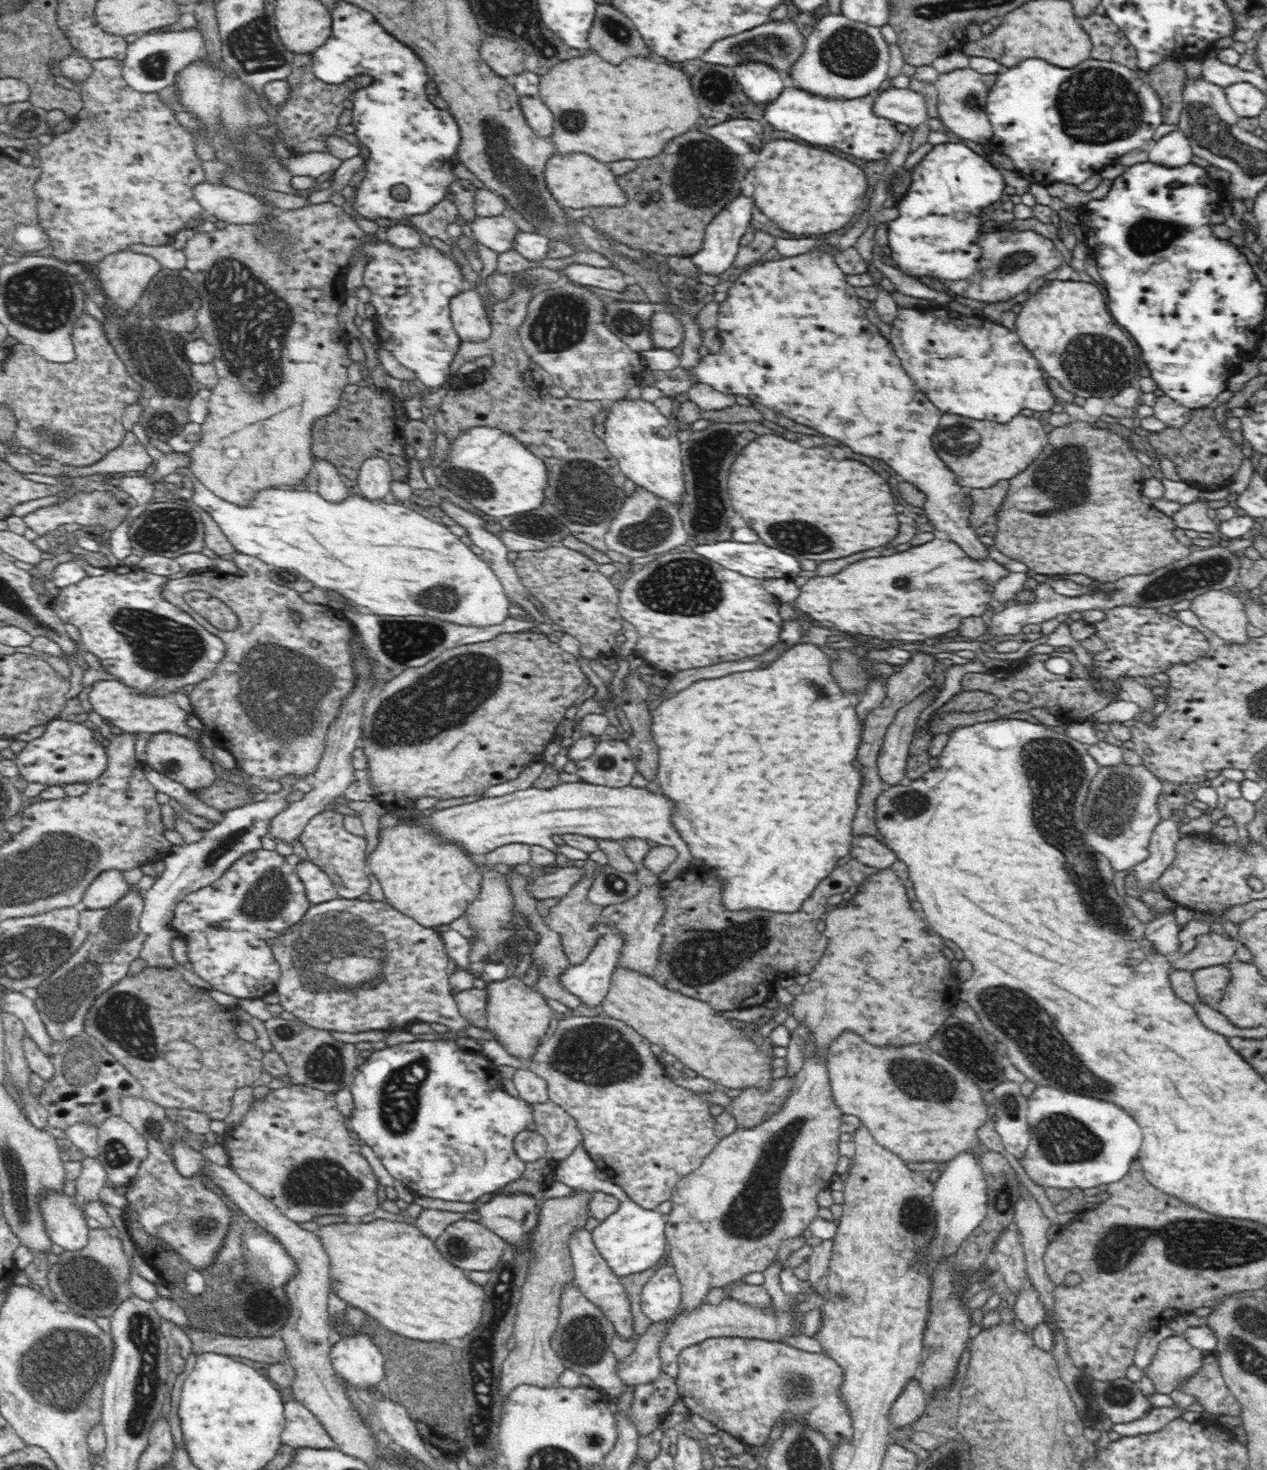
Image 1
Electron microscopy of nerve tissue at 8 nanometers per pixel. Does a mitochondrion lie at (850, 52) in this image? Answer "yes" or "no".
yes

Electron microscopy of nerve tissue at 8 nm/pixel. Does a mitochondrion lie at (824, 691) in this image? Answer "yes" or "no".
yes

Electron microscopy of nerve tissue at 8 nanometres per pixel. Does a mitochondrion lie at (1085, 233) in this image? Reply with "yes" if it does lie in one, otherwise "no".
no

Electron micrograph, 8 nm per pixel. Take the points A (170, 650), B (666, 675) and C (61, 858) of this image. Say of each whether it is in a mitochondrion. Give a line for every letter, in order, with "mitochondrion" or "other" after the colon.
A: mitochondrion
B: other
C: mitochondrion

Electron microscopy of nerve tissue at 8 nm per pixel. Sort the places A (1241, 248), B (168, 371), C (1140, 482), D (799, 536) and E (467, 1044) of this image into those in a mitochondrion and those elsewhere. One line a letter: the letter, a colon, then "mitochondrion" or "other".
A: other
B: mitochondrion
C: other
D: mitochondrion
E: other

